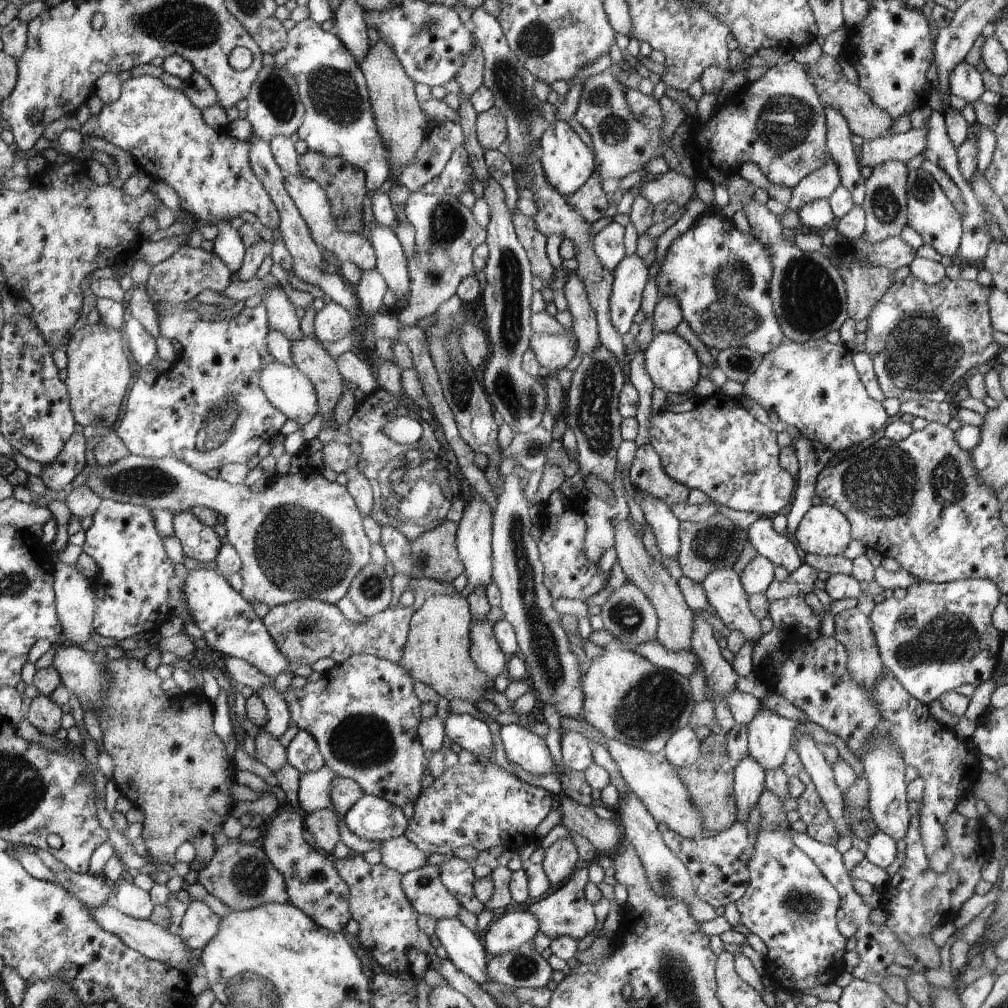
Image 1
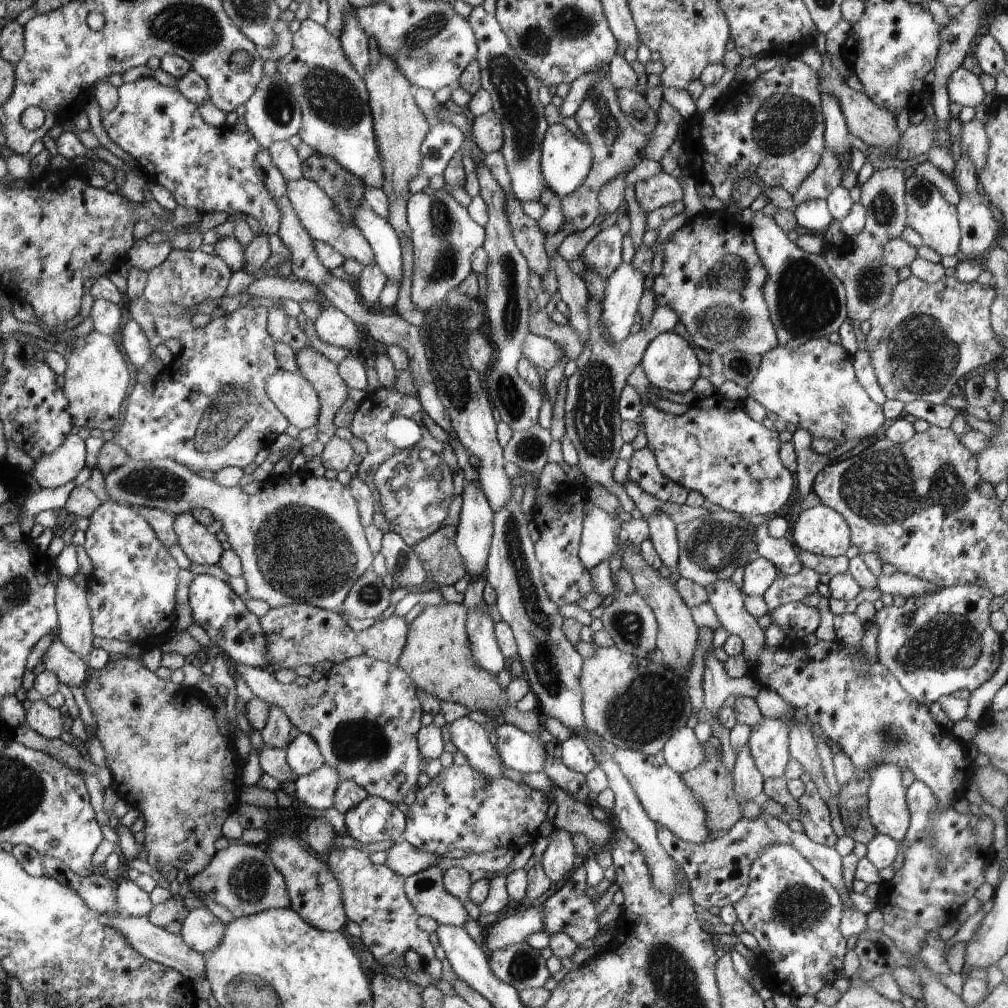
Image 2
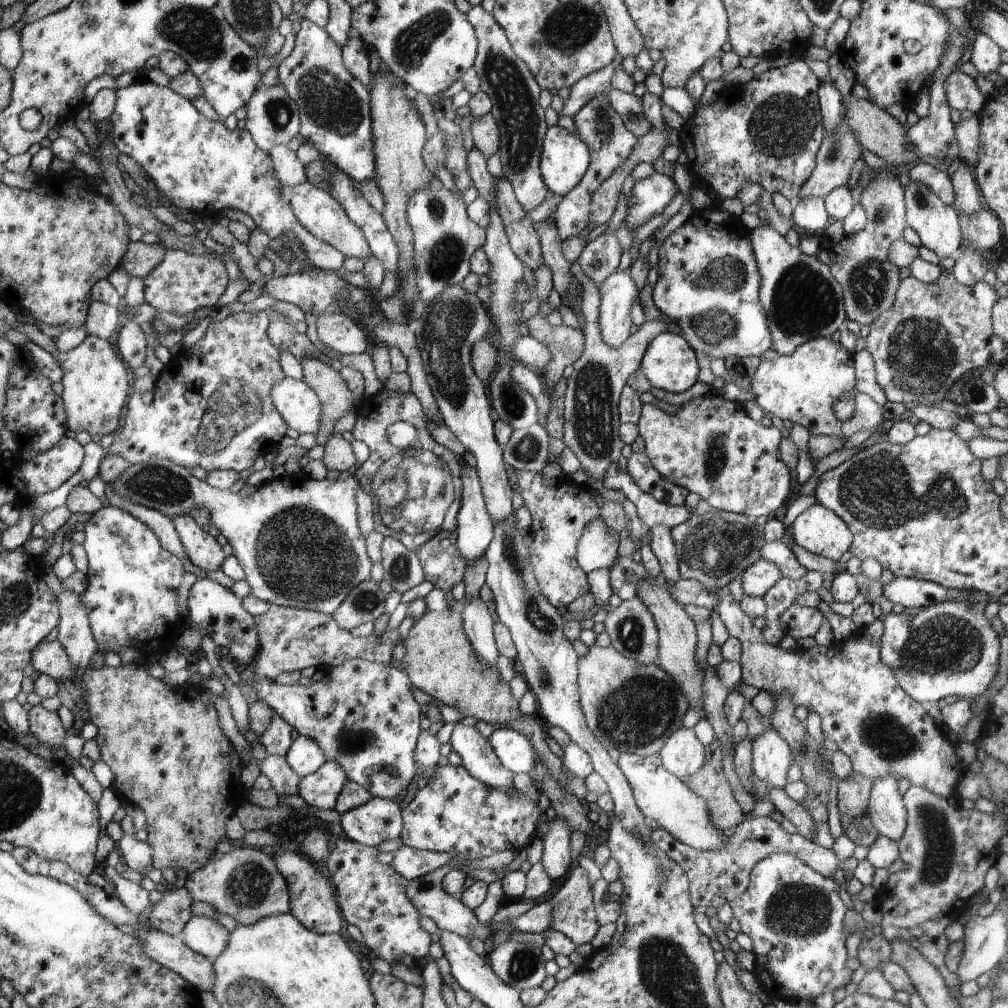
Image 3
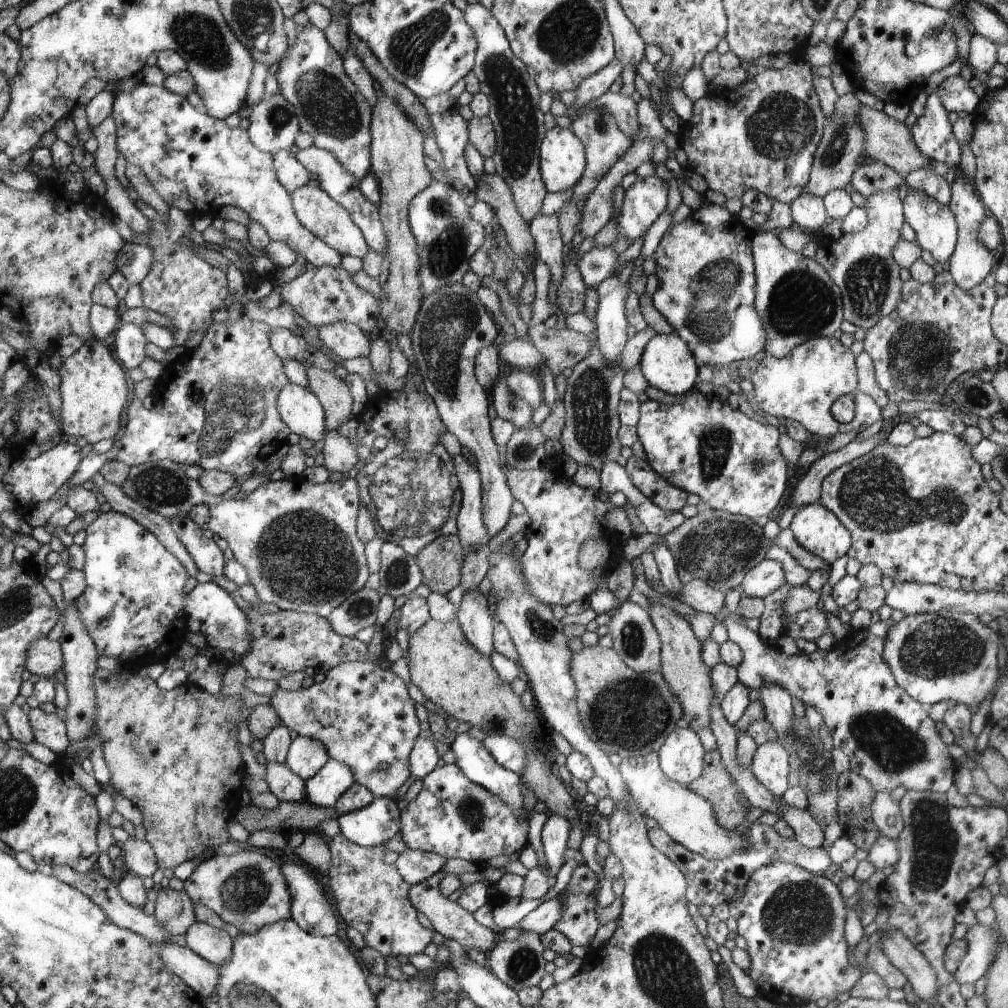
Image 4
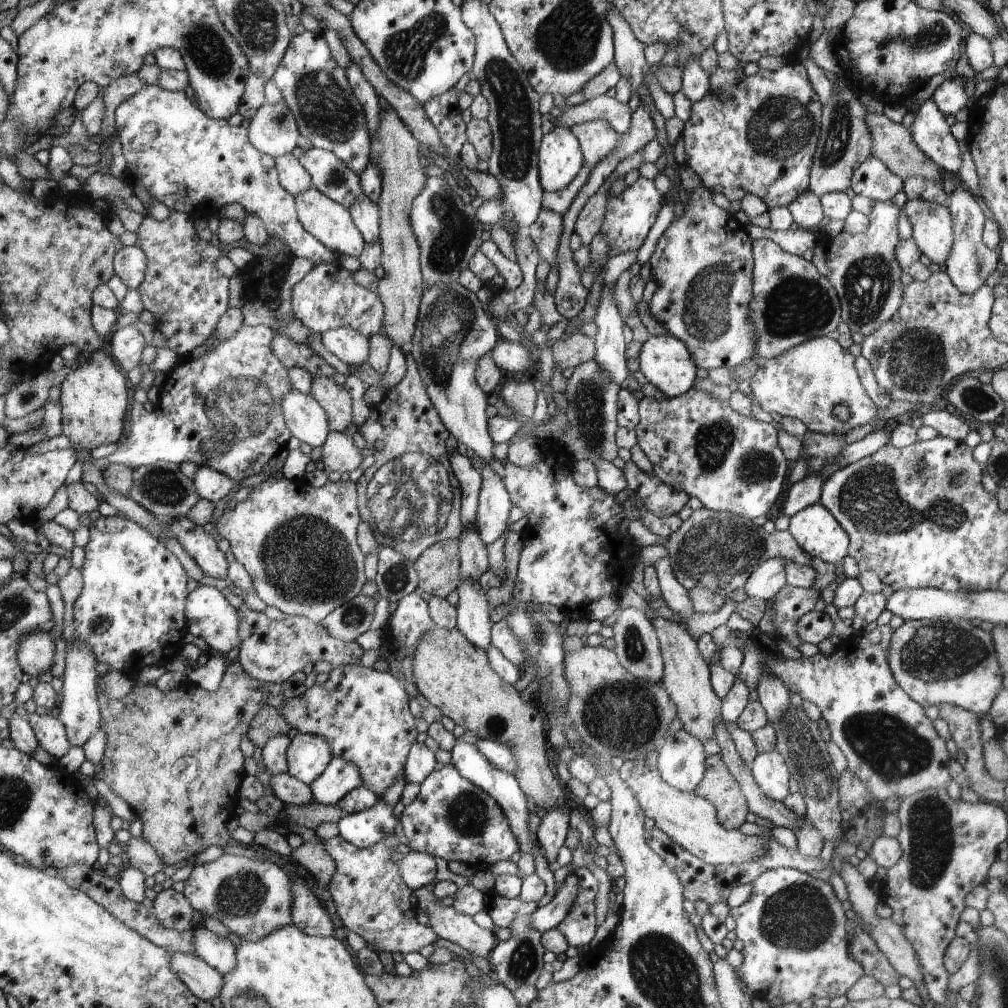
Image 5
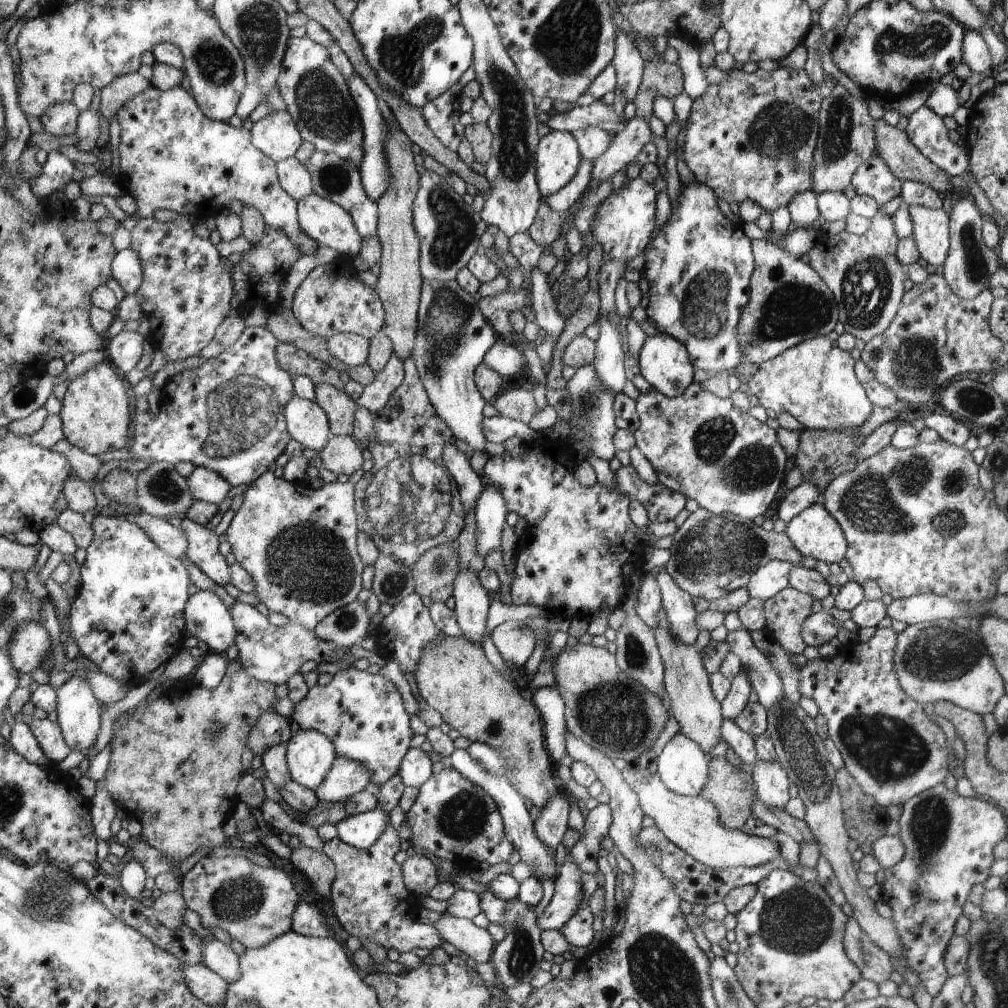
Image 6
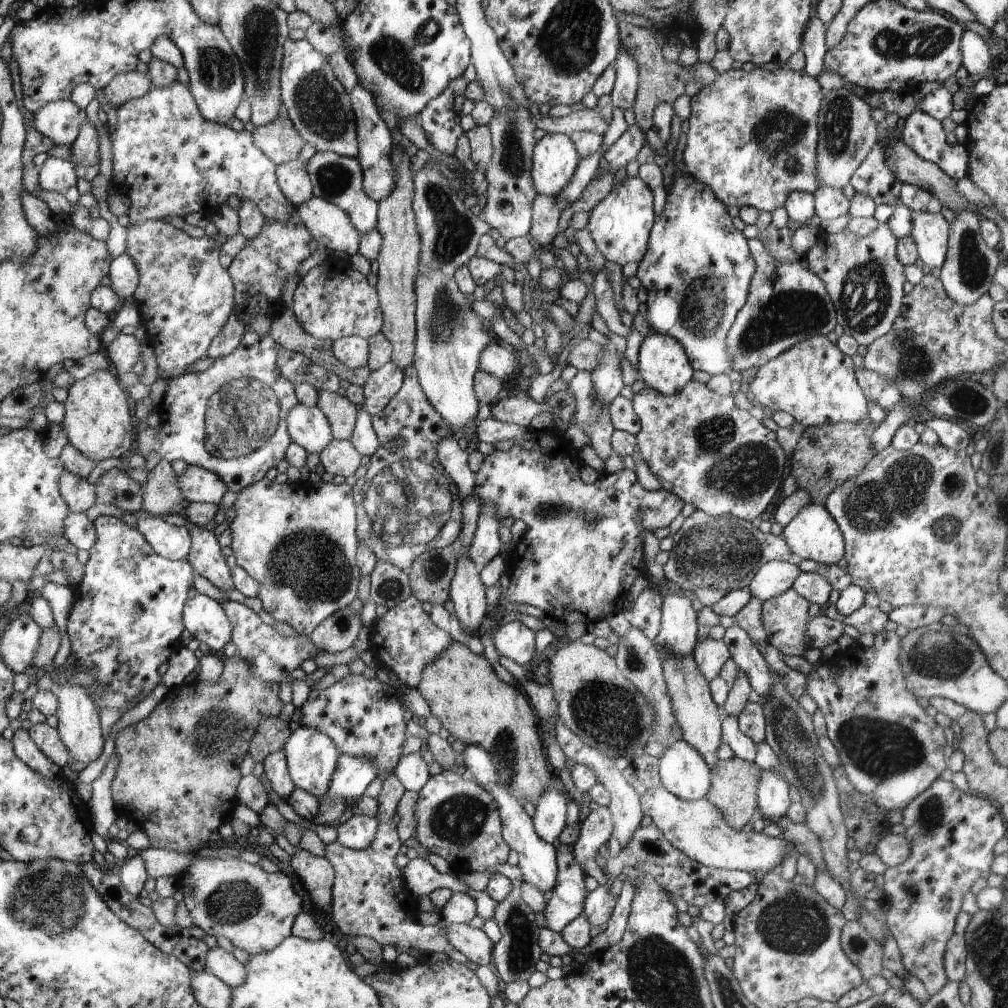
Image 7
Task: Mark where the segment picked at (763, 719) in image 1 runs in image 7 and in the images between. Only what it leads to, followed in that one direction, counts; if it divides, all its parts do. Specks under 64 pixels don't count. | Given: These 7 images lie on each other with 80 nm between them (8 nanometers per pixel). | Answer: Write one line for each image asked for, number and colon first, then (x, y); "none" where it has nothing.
2: (769, 742)
3: (772, 756)
4: (770, 764)
5: (769, 770)
6: (770, 780)
7: (773, 801)

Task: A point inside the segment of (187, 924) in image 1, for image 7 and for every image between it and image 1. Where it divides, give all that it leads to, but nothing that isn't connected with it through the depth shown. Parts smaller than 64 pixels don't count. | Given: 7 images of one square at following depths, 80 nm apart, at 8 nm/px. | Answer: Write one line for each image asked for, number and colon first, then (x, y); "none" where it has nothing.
2: (202, 931)
3: (206, 936)
4: (215, 945)
5: (219, 952)
6: (219, 957)
7: (224, 965)

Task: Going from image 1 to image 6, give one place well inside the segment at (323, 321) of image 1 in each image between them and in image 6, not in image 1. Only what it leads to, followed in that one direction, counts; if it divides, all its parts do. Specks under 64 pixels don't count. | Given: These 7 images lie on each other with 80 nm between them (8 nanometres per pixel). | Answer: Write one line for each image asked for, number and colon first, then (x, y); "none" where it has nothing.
2: (333, 326)
3: (340, 332)
4: (346, 340)
5: (350, 346)
6: (353, 350)

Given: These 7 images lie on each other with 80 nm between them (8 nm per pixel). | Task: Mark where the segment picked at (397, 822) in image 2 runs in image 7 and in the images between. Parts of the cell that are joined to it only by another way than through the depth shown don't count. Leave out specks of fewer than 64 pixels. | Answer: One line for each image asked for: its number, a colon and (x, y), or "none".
3: (379, 819)
4: (375, 824)
5: (364, 829)
6: (362, 830)
7: (357, 833)

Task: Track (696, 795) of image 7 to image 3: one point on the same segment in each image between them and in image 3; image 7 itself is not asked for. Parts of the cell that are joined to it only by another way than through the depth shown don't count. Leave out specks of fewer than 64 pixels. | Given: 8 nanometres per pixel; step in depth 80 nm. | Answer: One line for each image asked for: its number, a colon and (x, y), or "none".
3: (682, 755)
4: (681, 757)
5: (681, 761)
6: (683, 767)

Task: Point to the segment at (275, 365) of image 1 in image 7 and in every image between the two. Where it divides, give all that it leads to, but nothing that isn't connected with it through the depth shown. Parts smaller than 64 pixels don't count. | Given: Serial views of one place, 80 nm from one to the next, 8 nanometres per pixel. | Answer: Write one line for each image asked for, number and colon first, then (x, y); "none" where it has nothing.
2: (293, 394)
3: (301, 408)
4: (301, 410)
5: (306, 420)
6: (307, 423)
7: (308, 426)

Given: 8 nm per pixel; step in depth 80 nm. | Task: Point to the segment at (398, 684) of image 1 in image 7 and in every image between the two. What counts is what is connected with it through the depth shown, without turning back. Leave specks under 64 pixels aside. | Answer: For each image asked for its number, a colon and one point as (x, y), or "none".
2: (364, 714)
3: (363, 715)
4: (362, 713)
5: (363, 713)
6: (363, 714)
7: (364, 717)

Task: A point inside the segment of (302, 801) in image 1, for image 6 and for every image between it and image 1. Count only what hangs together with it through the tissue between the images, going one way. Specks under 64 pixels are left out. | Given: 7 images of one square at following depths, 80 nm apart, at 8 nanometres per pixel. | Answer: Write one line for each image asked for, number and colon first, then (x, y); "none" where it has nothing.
2: (317, 790)
3: (320, 790)
4: (324, 789)
5: (340, 777)
6: (347, 777)

